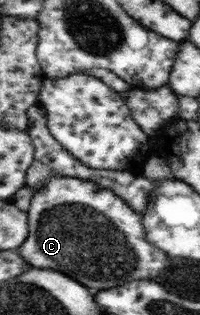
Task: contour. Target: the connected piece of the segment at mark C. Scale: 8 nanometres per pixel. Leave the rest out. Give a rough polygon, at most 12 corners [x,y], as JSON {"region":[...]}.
{"region":[[110,189],[31,190],[16,251],[97,293],[177,263]]}

